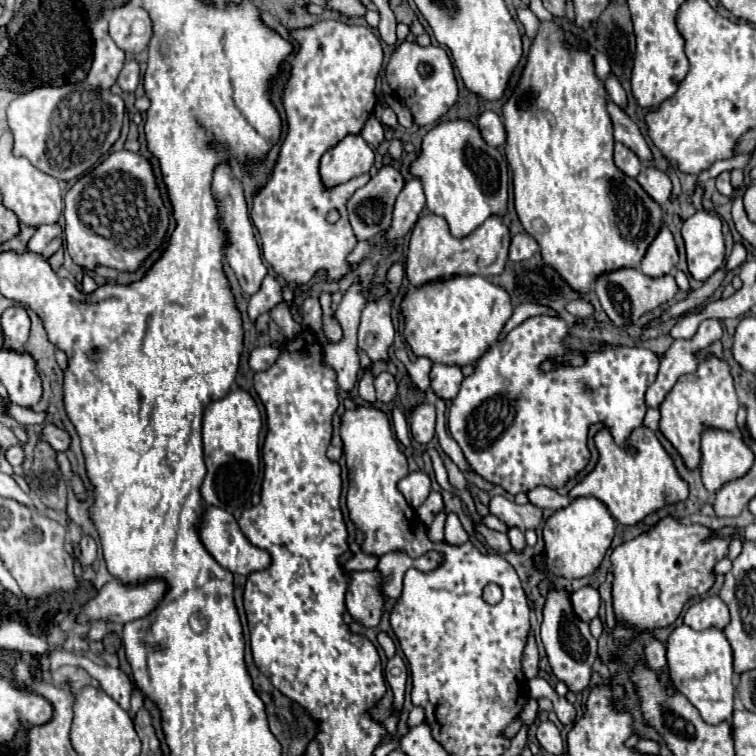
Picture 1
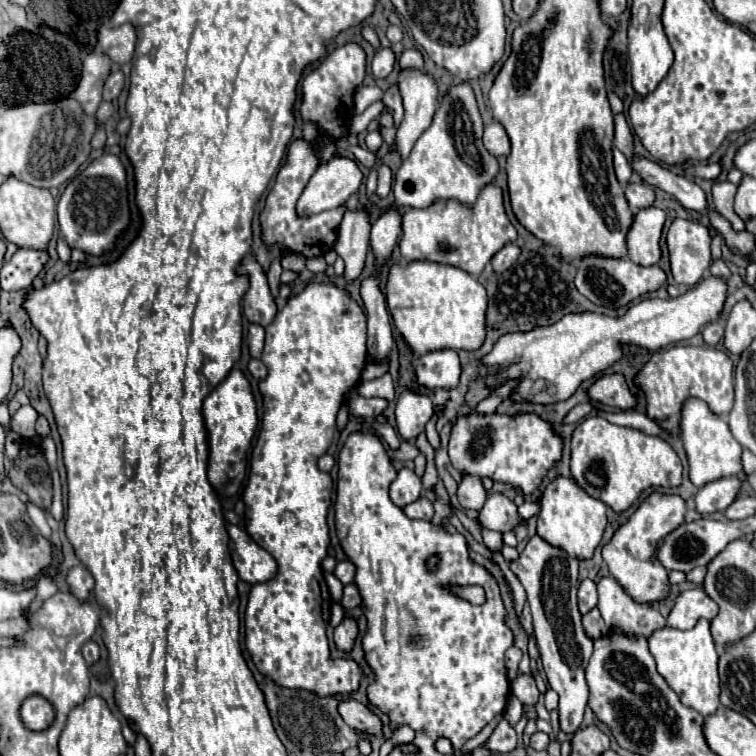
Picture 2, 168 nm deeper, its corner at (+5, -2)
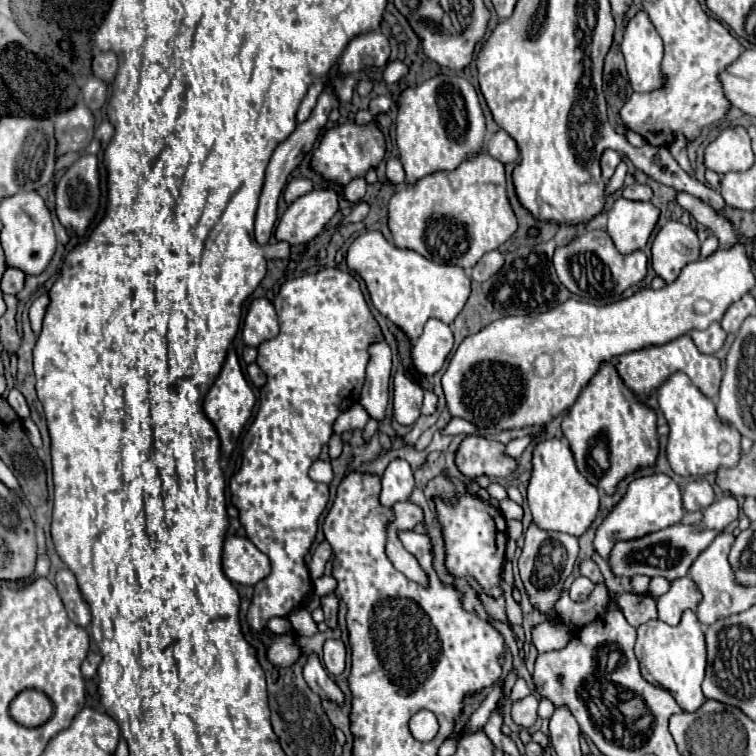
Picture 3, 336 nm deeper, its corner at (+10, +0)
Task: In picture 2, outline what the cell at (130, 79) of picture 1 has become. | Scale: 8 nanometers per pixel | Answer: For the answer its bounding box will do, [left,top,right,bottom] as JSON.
[103,69,125,101]

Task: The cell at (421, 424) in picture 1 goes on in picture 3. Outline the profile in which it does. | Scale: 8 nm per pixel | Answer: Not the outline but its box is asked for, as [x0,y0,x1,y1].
[394,371,424,425]

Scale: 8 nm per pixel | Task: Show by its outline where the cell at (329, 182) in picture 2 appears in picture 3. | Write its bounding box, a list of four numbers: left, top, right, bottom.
[276,187,338,245]

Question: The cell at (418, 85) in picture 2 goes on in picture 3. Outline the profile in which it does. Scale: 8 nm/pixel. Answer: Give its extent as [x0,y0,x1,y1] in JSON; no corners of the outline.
[386,157,404,185]

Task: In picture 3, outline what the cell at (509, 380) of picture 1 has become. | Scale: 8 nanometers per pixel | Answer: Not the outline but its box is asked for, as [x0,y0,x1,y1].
[456,435,518,481]

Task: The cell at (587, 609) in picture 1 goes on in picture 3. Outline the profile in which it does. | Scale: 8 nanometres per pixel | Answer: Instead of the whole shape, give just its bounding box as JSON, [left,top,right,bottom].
[568,577,594,601]

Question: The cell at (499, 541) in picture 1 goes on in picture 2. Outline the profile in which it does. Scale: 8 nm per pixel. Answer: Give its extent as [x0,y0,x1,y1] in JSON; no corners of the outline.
[511,535,593,735]

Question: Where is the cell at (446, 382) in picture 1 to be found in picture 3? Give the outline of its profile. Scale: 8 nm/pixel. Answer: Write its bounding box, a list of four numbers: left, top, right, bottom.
[412,319,454,377]

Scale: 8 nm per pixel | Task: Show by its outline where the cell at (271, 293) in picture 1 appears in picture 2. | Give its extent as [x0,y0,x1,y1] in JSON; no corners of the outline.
[247,325,265,359]

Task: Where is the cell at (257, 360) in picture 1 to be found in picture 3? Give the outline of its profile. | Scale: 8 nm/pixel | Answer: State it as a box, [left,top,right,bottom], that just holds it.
[248,363,266,387]

